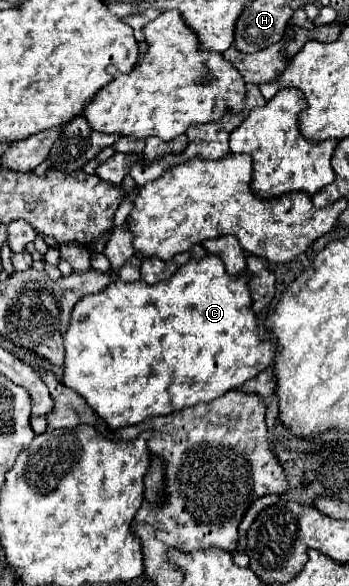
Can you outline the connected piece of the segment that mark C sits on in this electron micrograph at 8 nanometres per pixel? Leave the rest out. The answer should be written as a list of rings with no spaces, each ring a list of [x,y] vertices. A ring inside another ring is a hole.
[[[207,255],[201,261],[189,261],[187,265],[183,265],[169,281],[165,279],[165,281],[155,283],[155,285],[147,285],[143,281],[133,281],[133,283],[113,281],[113,283],[109,283],[109,287],[105,291],[95,293],[95,295],[85,295],[75,305],[73,321],[65,333],[63,385],[77,391],[89,403],[89,407],[99,417],[103,417],[103,421],[111,429],[121,429],[121,427],[137,425],[149,417],[169,415],[173,411],[179,411],[183,407],[191,407],[197,403],[209,403],[209,401],[221,397],[225,391],[237,389],[247,379],[253,379],[255,375],[265,371],[271,363],[273,363],[273,343],[269,343],[267,339],[259,339],[259,323],[257,323],[257,315],[253,311],[253,299],[249,295],[249,271],[245,271],[243,275],[237,275],[237,277],[229,275],[225,271],[221,259],[217,259],[217,255]]]

